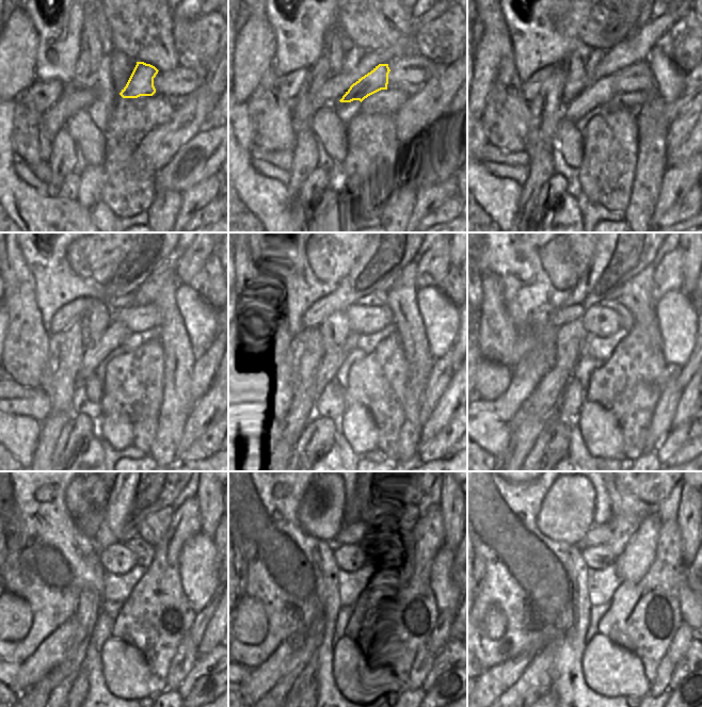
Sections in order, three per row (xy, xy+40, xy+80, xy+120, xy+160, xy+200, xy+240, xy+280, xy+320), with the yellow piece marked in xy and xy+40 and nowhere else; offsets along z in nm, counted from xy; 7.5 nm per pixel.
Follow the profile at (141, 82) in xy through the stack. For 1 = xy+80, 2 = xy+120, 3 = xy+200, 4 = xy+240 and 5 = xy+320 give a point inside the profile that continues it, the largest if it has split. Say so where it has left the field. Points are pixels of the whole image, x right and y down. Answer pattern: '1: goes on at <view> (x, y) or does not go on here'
1: goes on at xy+80 (579, 98)
2: goes on at xy+120 (100, 336)
3: goes on at xy+200 (546, 397)
4: goes on at xy+240 (64, 641)
5: goes on at xy+320 (492, 684)

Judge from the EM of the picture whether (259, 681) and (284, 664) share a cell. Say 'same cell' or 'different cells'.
same cell

